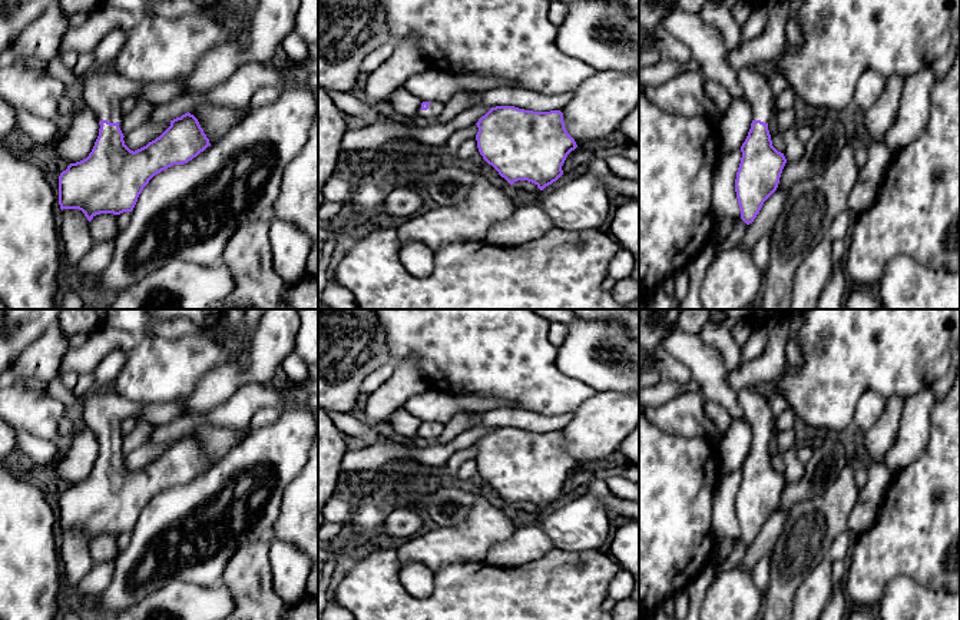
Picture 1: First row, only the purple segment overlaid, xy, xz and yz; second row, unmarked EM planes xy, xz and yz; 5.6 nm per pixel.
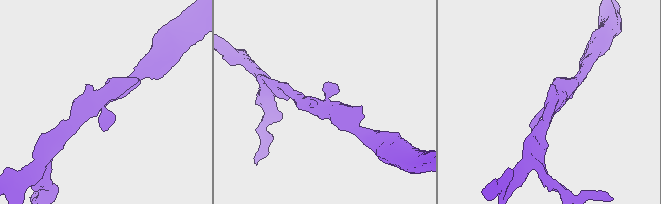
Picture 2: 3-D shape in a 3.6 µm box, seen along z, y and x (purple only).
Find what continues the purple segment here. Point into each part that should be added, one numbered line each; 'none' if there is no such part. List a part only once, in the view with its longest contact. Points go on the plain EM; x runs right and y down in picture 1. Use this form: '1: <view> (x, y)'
1: xy (103, 408)

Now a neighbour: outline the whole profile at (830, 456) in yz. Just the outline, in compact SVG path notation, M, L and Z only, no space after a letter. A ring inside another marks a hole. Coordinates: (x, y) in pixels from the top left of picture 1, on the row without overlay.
M824 435L815 442L811 460L804 465L804 477L787 483L778 508L792 508L807 498L824 494L848 462L845 445L835 435Z

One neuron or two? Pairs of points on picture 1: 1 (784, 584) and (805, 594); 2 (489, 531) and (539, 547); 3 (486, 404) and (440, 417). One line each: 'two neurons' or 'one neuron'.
1: two neurons
2: two neurons
3: one neuron

